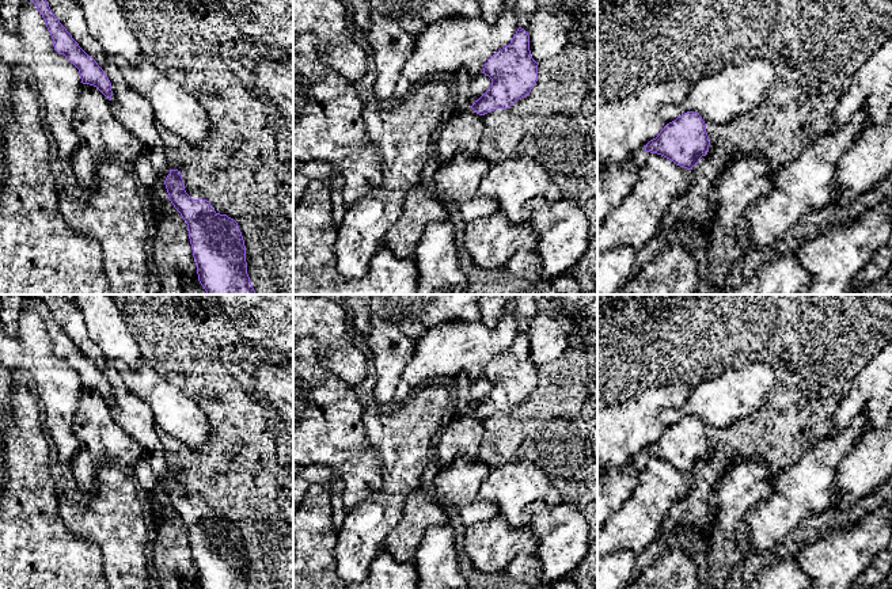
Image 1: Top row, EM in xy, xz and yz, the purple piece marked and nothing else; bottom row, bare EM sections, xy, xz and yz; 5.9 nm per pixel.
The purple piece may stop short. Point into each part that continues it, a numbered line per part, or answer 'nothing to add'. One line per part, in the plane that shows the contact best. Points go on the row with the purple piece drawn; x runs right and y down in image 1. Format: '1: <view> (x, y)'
nothing to add

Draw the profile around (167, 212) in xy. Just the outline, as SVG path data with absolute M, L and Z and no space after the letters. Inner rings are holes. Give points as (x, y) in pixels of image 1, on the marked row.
M164 180L153 190L163 200L157 216L157 232L153 242L153 256L163 294L183 294L187 278L198 278L197 263L189 239L187 224L174 216L175 208L168 200Z

